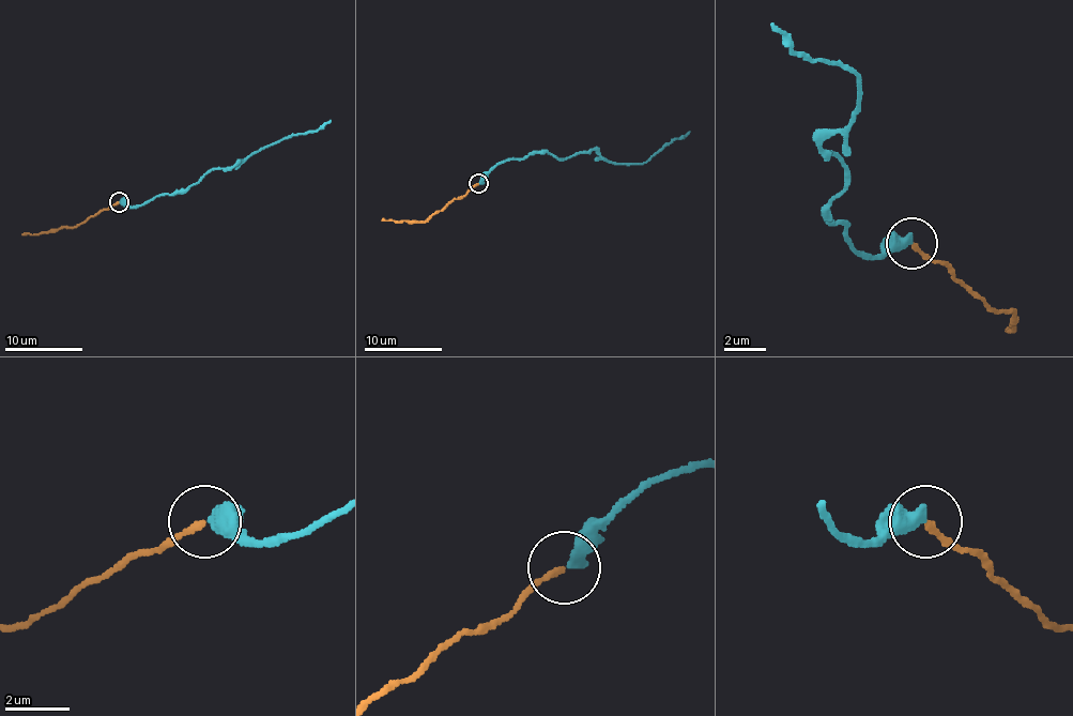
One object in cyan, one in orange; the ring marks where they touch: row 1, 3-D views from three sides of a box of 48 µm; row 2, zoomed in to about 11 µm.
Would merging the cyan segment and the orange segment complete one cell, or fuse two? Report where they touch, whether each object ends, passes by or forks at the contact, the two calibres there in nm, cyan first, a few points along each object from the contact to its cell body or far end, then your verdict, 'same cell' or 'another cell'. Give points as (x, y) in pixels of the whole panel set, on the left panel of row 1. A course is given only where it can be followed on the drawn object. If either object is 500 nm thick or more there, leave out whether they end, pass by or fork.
(119, 202) | cyan ends | orange ends | 440/170 nm | cyan via (119, 202), (138, 207), (162, 195), (186, 191), (217, 167), (235, 166), (287, 138), (310, 133), (330, 119) | orange via (119, 202), (73, 227), (23, 235) | same cell

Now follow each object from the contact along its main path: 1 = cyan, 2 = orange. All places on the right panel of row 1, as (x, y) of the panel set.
1: (913, 244), (861, 255), (825, 213), (846, 167), (819, 146), (856, 115), (856, 74), (799, 58), (773, 21)
2: (913, 244), (996, 311), (1011, 311), (1007, 333)

